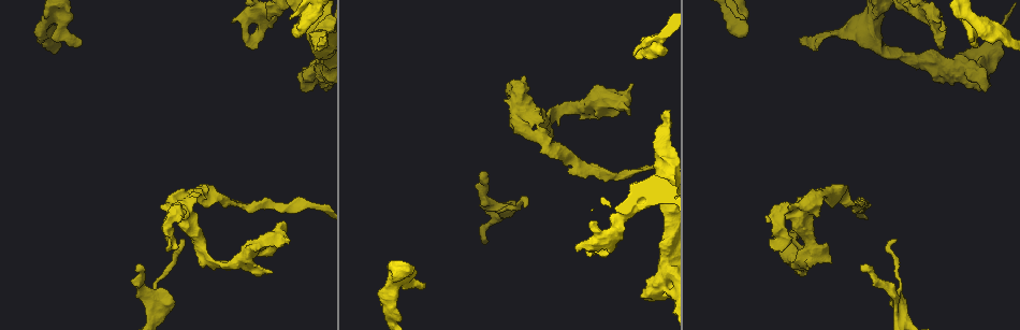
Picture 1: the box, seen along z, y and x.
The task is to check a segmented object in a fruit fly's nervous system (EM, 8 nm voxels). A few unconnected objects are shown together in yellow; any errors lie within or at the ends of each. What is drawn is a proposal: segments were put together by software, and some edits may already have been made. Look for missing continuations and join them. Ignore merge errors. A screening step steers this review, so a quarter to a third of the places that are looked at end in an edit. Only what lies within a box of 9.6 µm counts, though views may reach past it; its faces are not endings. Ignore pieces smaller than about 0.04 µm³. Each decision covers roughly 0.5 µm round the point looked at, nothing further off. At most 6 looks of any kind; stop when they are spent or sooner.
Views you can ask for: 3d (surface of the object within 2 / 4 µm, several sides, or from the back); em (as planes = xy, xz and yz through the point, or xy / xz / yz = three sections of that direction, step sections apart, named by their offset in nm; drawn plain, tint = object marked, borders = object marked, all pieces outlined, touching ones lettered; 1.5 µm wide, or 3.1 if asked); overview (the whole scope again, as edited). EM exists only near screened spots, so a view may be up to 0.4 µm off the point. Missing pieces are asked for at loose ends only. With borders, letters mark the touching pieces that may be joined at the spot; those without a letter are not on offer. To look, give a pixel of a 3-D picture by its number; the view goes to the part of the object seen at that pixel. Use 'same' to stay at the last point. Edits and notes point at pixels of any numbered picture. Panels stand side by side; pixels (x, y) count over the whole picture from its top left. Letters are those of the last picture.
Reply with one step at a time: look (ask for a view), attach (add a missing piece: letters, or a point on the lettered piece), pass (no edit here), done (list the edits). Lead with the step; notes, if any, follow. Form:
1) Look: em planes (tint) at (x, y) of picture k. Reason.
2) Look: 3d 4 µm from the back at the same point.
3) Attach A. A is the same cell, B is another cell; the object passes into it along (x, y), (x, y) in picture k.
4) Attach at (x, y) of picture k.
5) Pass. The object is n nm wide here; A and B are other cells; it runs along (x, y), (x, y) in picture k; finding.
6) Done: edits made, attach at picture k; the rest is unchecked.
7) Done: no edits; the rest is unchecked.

Look: em planes (borders) at (233, 21) of picture 1. Branch stops here.

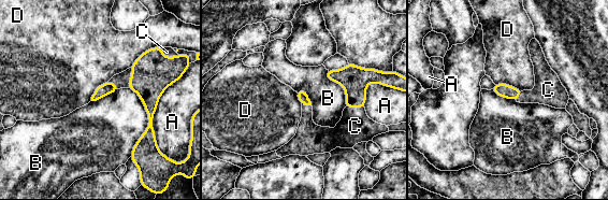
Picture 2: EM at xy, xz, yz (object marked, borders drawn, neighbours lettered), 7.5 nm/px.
Attach C. C is the same cell, A, B and D are other cells; it goes on there.

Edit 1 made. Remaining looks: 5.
Look: 3d 2 µm from the back at (972, 45) of picture 1. Free end.

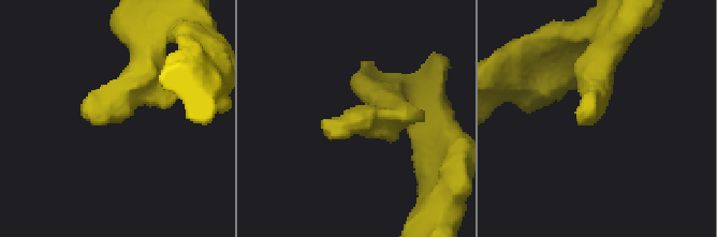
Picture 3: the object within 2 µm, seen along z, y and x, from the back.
Look: em xz step 4 (borders) at (323, 122) of picture 3. Now the EM.

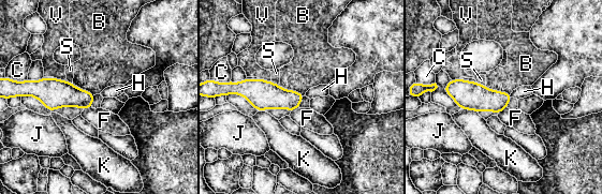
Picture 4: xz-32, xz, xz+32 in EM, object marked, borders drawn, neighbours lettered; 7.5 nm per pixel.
Look: em planes (borders) at the same point.

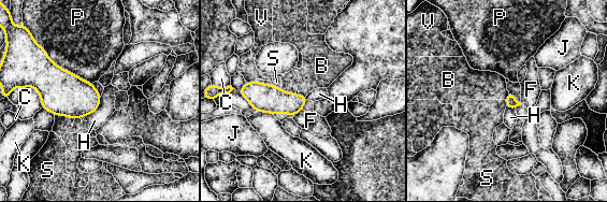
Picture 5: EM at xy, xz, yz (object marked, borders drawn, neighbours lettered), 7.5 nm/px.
Pass. B, C, F, H, J, K, P, S and V are other cells; a border runs along (101, 97), (100, 104), (85, 116) in picture 5; none of them fits.

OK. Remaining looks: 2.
Look: 3d 2 µm at (171, 245) of picture 1. An open end.

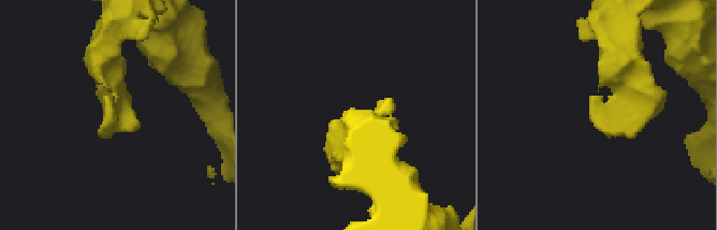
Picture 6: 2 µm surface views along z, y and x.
Look: em planes (borders) at (590, 115) of picture 6.

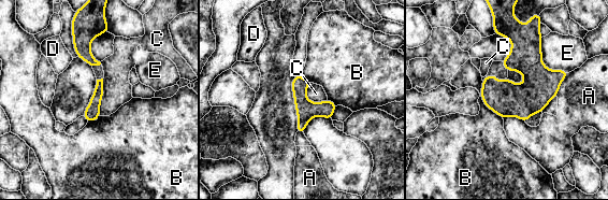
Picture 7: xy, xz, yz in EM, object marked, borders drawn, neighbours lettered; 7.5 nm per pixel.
Pass. A, B, C, D and E are other cells; it runs along (100, 82), (99, 94), (89, 118) in picture 7; no lettered piece goes on from it.

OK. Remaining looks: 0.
Done: edits made, attach at picture 2; the rest is unchecked.

